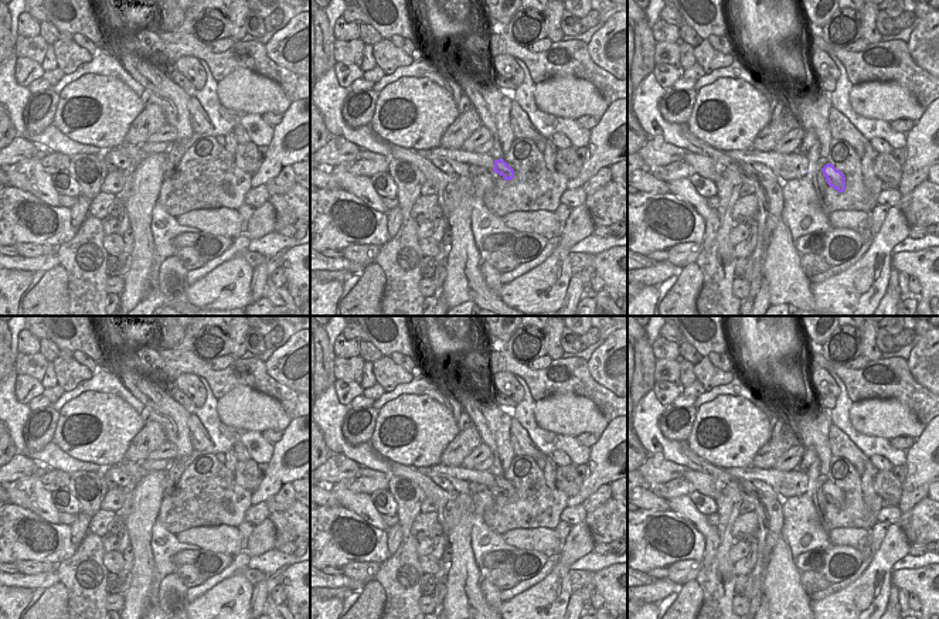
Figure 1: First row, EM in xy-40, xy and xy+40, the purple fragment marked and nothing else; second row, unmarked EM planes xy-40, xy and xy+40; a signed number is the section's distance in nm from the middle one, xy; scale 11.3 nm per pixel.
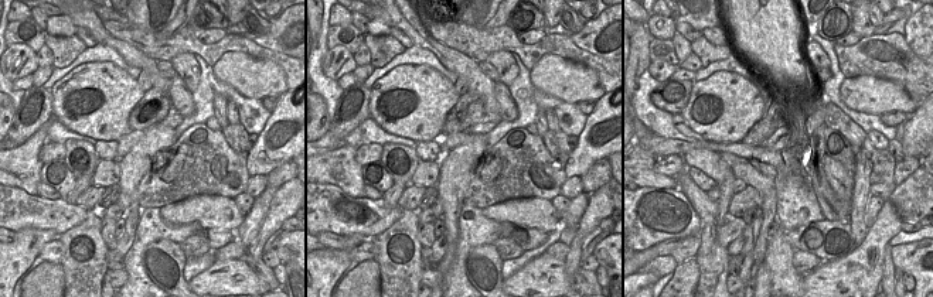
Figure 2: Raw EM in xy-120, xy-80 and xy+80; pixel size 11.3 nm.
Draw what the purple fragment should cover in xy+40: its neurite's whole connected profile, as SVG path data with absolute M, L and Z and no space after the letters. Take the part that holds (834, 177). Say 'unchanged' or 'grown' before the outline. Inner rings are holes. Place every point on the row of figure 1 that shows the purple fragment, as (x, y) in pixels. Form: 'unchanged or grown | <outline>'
unchanged | M827 163L823 169L821 169L826 181L830 187L833 187L834 190L837 190L838 193L843 193L846 190L846 177L844 174L837 170L833 164Z

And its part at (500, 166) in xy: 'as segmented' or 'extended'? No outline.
extended

